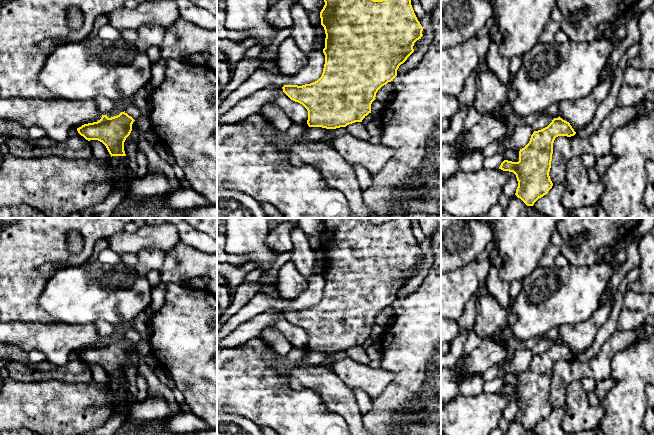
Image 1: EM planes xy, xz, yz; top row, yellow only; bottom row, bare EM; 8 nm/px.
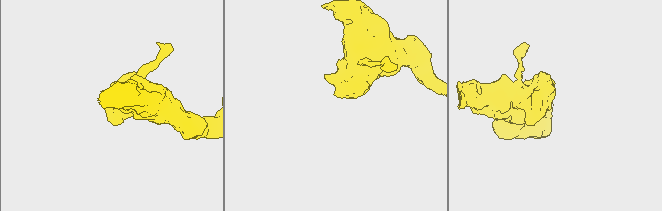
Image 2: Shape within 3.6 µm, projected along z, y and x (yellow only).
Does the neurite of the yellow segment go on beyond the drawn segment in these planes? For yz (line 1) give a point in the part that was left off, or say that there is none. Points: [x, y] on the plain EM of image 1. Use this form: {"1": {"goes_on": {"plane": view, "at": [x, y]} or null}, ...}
{"1": {"goes_on": null}}

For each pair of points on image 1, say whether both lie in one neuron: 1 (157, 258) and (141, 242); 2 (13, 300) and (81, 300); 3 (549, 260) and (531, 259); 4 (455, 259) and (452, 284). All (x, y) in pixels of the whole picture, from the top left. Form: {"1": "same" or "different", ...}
{"1": "different", "2": "different", "3": "different", "4": "different"}

